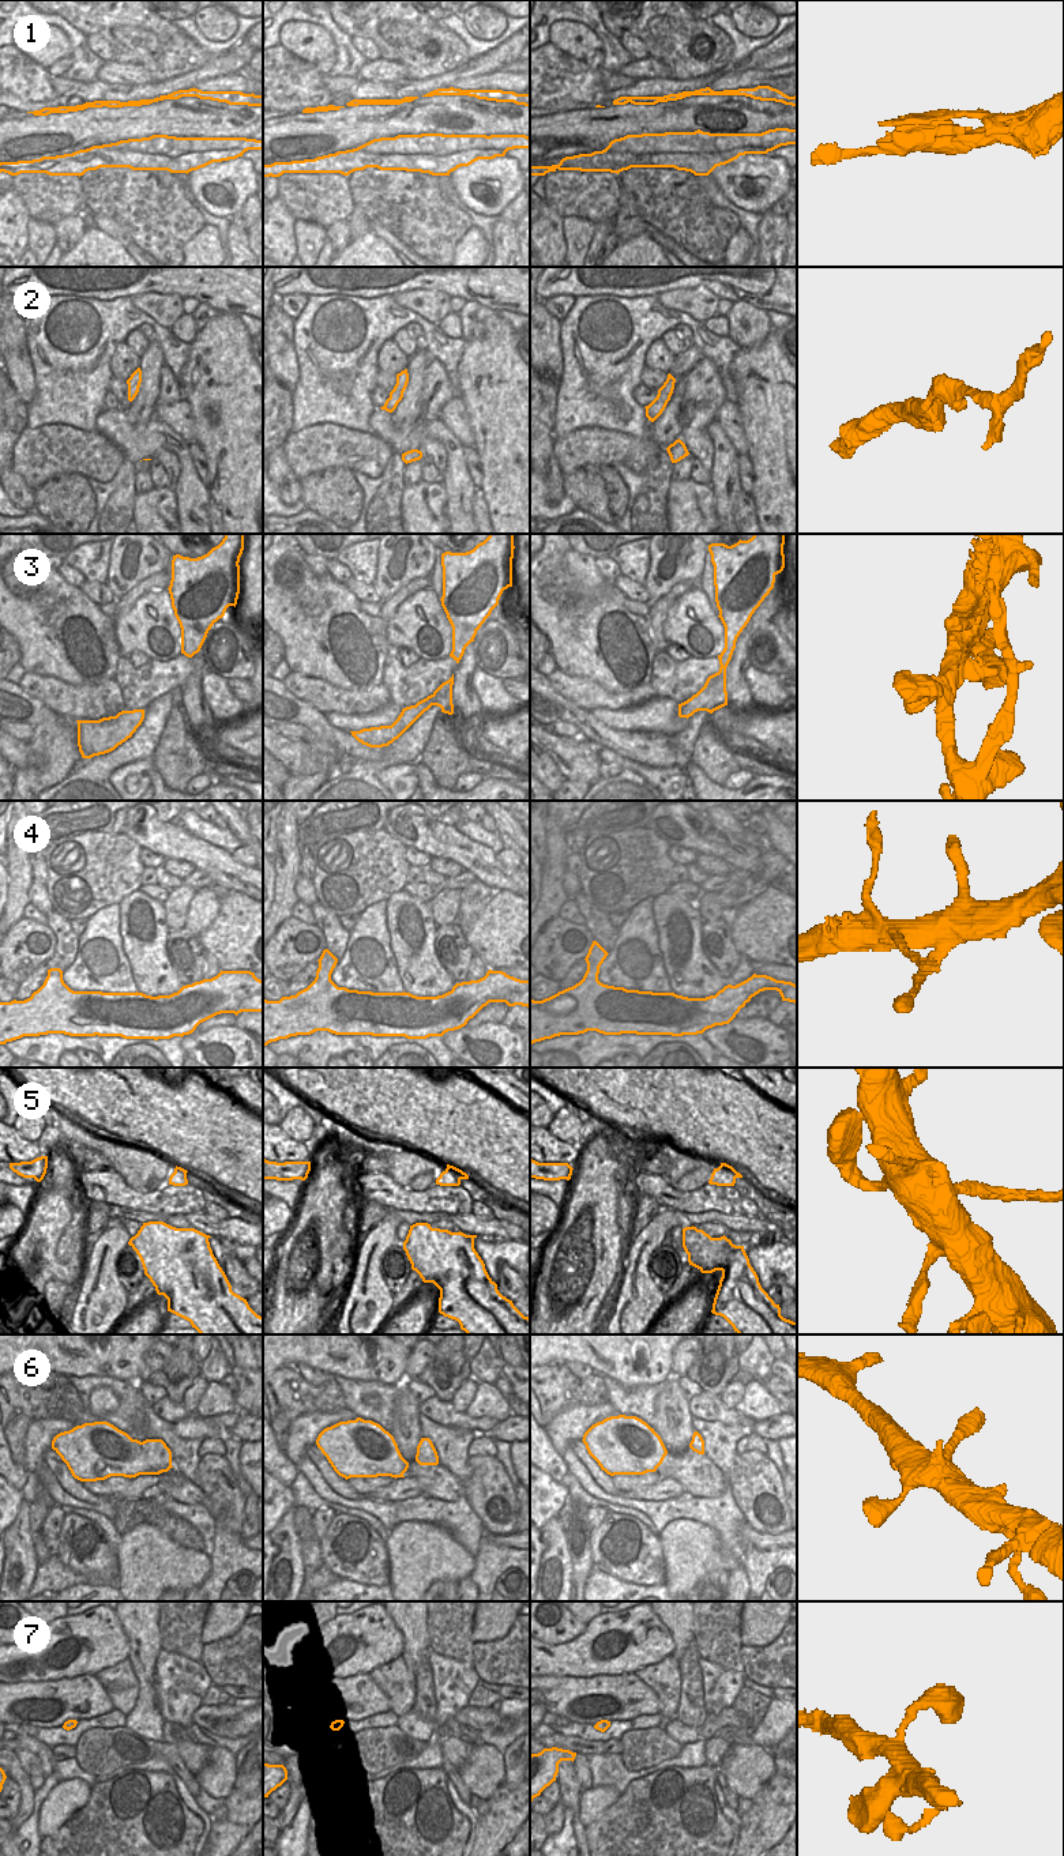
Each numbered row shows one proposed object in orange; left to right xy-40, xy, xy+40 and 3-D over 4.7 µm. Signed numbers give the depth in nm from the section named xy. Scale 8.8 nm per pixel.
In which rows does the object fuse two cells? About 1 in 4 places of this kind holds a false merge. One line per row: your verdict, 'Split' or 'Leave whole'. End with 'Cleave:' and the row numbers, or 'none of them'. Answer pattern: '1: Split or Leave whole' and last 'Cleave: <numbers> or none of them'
1: Split
2: Leave whole
3: Leave whole
4: Leave whole
5: Split
6: Leave whole
7: Leave whole
Cleave: 1, 5.

